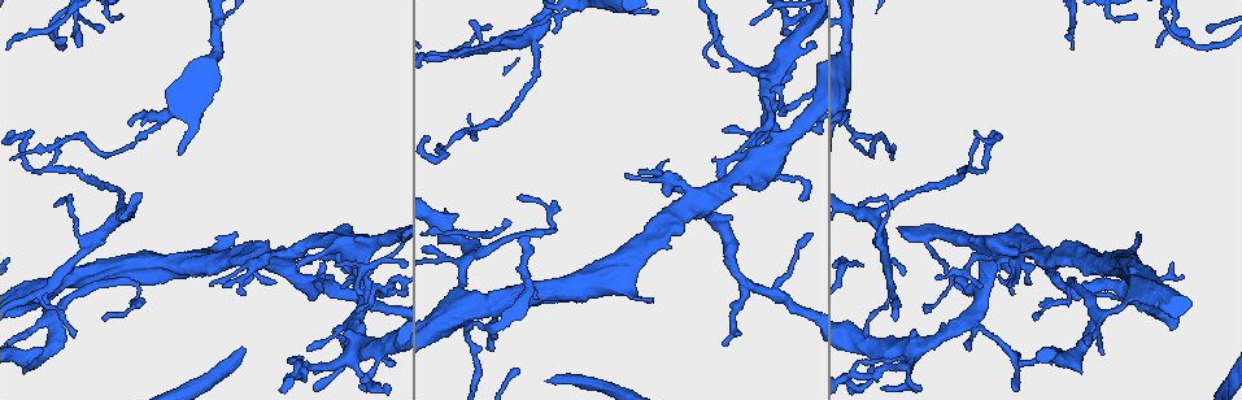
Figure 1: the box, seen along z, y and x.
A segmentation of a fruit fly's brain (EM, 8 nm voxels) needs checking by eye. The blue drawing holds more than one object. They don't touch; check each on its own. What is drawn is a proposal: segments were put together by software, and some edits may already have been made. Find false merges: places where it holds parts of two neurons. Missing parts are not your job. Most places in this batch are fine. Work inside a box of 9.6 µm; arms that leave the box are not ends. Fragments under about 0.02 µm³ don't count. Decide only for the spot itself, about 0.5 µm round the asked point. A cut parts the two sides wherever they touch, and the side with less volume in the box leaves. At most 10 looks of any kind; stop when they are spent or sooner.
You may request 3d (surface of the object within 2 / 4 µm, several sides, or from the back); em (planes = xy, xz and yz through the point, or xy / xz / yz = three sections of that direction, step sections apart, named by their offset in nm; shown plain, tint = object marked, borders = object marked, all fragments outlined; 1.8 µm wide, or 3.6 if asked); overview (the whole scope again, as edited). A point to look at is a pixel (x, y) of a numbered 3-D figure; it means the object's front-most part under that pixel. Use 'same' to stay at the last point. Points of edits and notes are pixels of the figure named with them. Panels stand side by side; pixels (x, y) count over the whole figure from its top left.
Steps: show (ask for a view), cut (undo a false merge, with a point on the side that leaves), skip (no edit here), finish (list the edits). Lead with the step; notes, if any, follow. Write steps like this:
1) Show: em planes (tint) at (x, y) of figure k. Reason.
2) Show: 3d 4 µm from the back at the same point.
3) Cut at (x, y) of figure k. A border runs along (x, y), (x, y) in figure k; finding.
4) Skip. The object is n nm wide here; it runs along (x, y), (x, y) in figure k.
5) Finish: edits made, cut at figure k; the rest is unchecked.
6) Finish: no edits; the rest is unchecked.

Show: em xy step 4 (tint) at (1013, 241) of figure 1. Closes a loop.

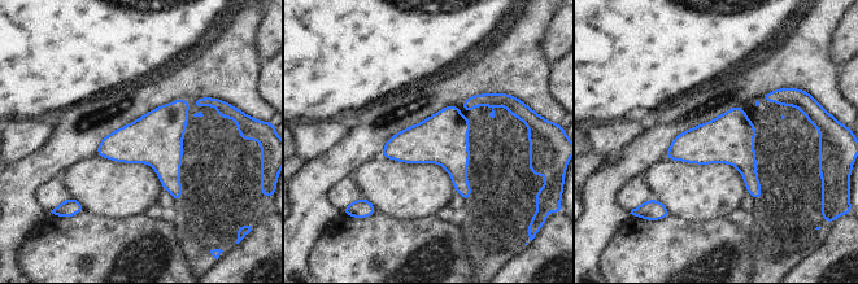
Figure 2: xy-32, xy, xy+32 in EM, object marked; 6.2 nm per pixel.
Show: em planes (tint) at the same point. Another direction.

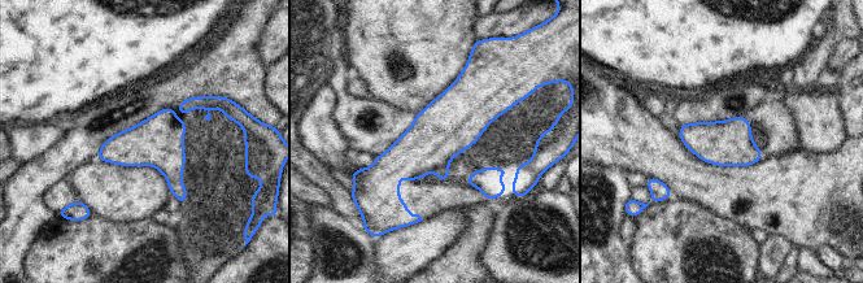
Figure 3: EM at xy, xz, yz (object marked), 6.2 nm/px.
Skip. The object is 280 nm wide here; continuous, no second neuron.

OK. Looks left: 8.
Show: em planes (tint) at (878, 349) of figure 1. Thick turns thin.

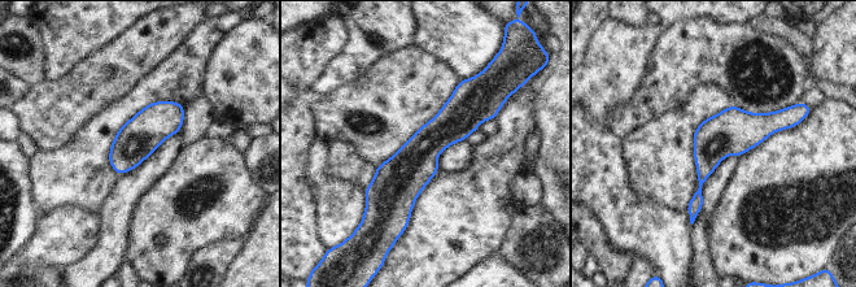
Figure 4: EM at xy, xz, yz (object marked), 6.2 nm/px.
Skip. It runs along (470, 82), (398, 181), (398, 218) in figure 4; one neuron here.

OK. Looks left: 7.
Show: em xy step 4 (tint) at (464, 267) of figure 1. Thick turns thin.

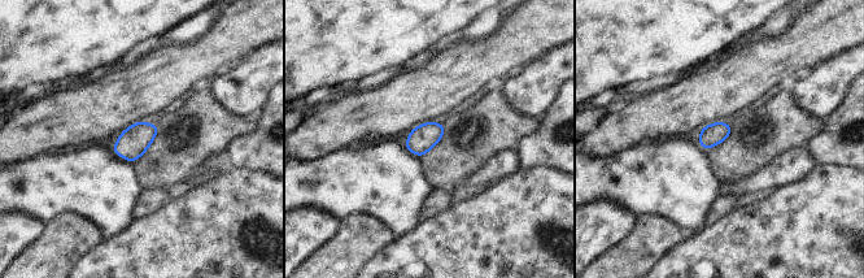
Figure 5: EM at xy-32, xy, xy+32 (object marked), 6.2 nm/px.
Skip. The object is 140 nm wide here; continuous, no second neuron.

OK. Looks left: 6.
Show: 3d 2 µm at (156, 128) of figure 1. Thick turns thin.

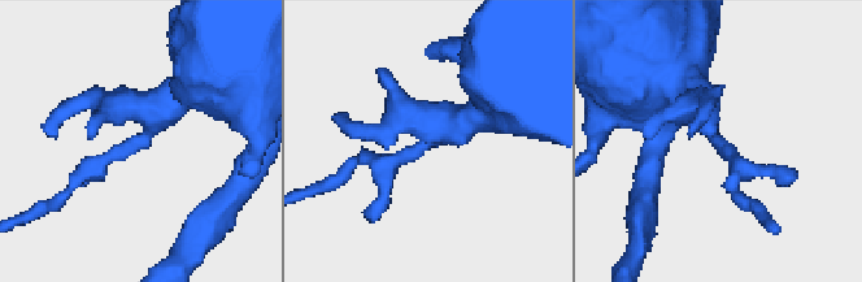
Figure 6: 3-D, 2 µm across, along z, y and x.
Show: em planes (tint) at (718, 141) of figure 6. Need the tissue.

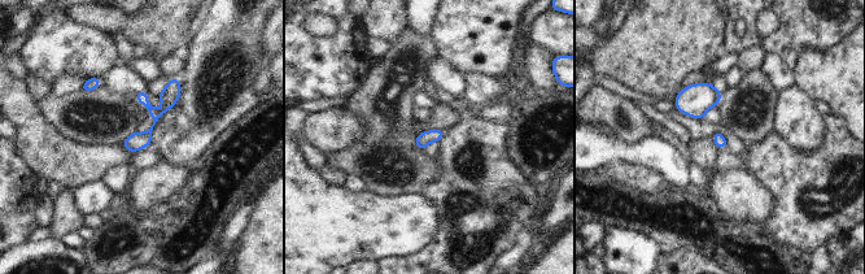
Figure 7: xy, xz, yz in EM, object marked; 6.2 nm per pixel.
Skip. The object is 80 nm wide here; it runs along (175, 81), (169, 103), (131, 148) in figure 7; all the same neuron.

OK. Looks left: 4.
Finish: no edits; the rest is unchecked.

